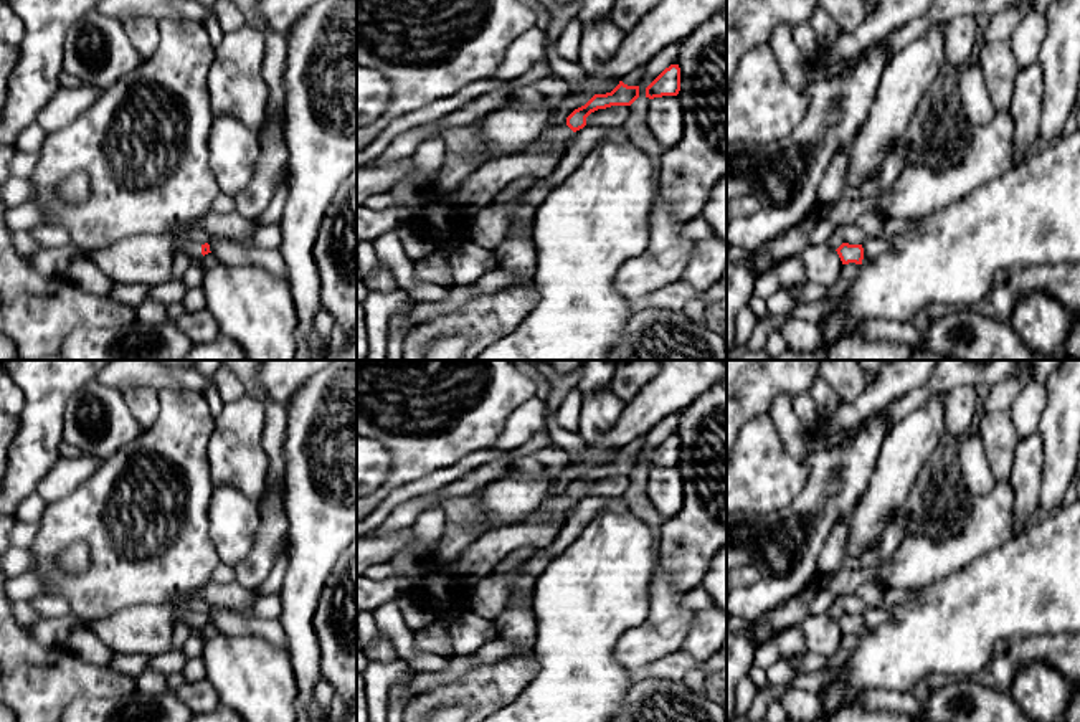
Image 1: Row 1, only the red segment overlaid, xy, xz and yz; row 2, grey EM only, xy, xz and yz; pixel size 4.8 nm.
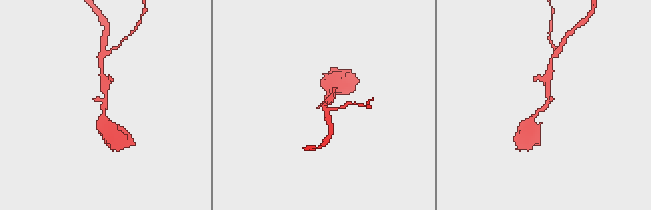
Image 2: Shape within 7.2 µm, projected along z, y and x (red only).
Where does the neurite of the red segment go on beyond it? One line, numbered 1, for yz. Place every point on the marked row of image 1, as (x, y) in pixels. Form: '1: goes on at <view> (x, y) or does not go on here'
1: does not go on here

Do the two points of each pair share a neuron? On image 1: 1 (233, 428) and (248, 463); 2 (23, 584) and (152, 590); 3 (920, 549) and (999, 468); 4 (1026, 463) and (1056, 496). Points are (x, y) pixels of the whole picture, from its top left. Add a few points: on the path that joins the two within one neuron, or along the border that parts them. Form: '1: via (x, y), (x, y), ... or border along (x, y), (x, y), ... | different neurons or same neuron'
1: via (236, 436), (236, 451), (240, 455) | same neuron
2: border along (30, 570), (40, 579), (40, 584), (50, 595) | different neurons
3: border along (1008, 479), (998, 483) | different neurons
4: border along (1041, 440), (1042, 478), (1037, 514) | different neurons

